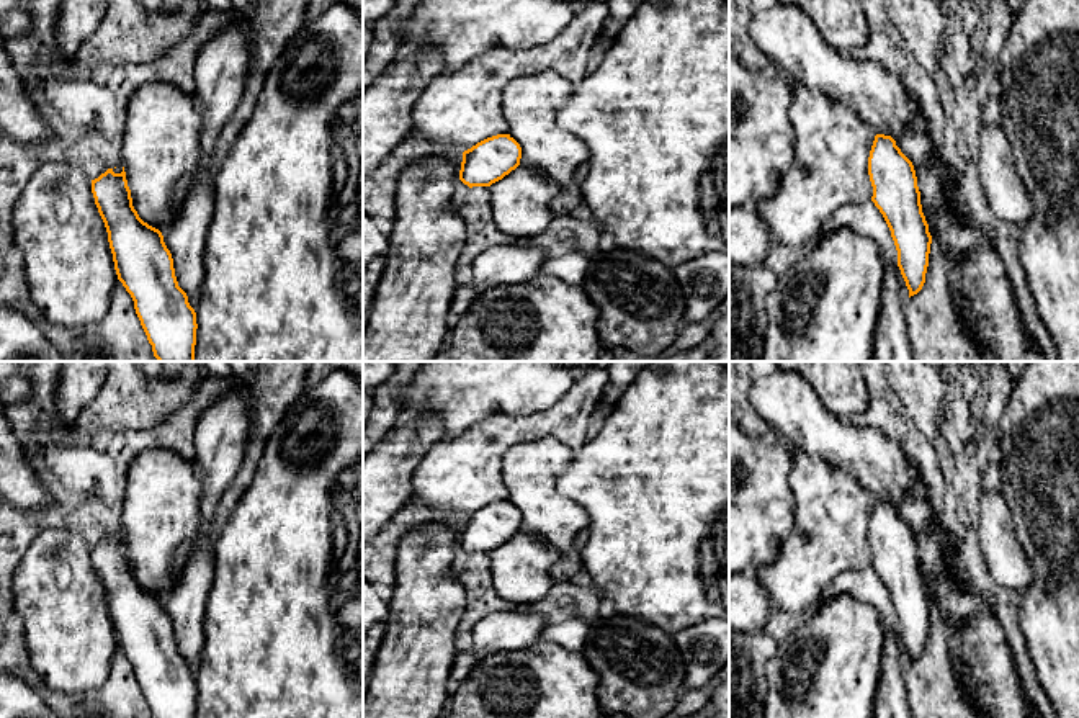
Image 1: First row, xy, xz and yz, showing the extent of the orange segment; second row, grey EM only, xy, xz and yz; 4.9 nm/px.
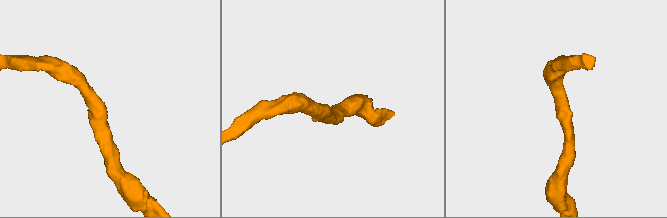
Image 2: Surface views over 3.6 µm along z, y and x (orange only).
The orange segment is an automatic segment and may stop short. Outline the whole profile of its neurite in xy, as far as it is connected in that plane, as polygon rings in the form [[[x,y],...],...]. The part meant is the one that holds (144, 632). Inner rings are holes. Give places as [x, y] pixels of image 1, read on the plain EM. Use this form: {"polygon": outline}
{"polygon": [[[108,535],[92,546],[92,559],[108,599],[118,646],[134,667],[136,680],[147,702],[152,718],[195,718],[196,679],[186,659],[178,653],[173,625],[159,595],[144,589],[132,572],[126,538],[114,540]]]}

